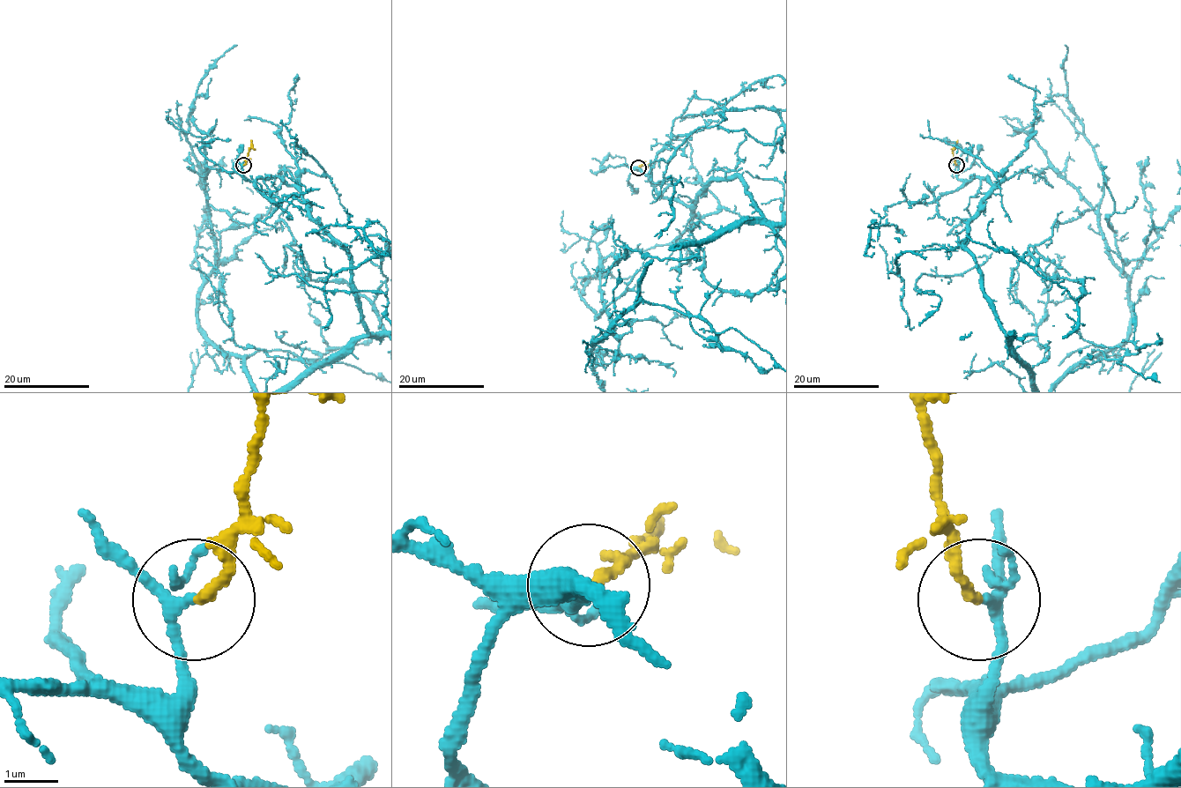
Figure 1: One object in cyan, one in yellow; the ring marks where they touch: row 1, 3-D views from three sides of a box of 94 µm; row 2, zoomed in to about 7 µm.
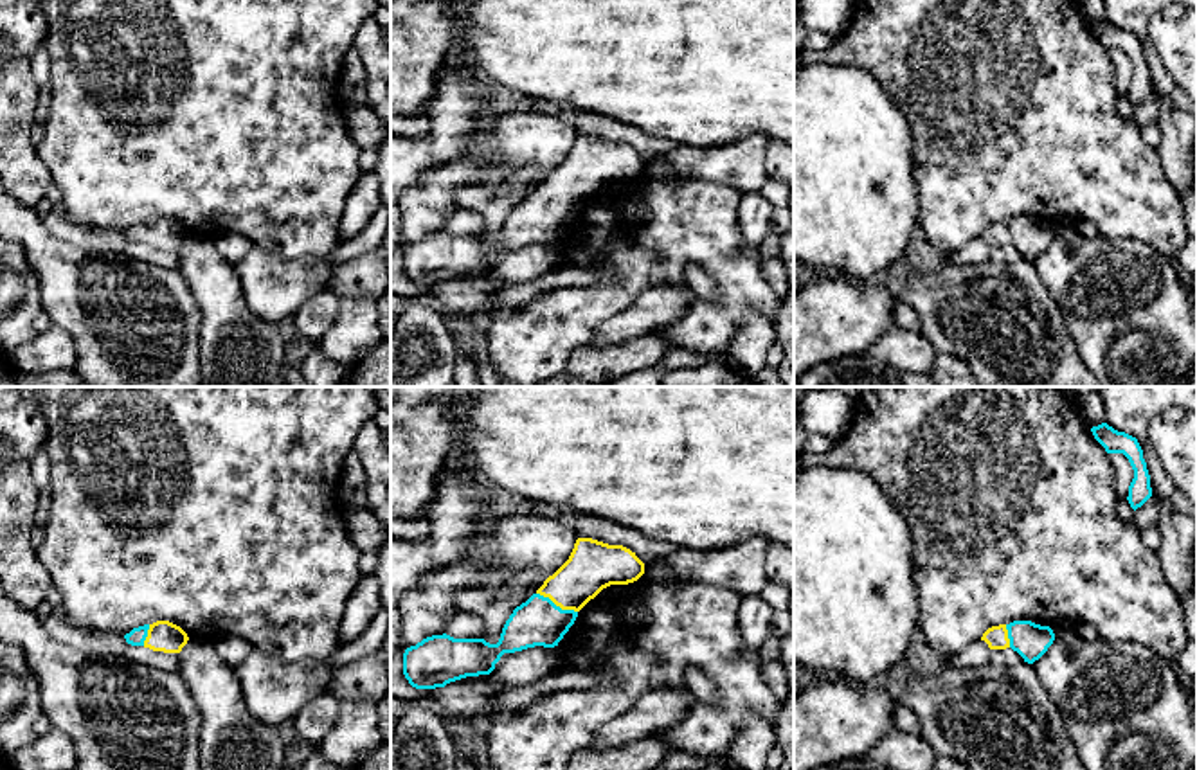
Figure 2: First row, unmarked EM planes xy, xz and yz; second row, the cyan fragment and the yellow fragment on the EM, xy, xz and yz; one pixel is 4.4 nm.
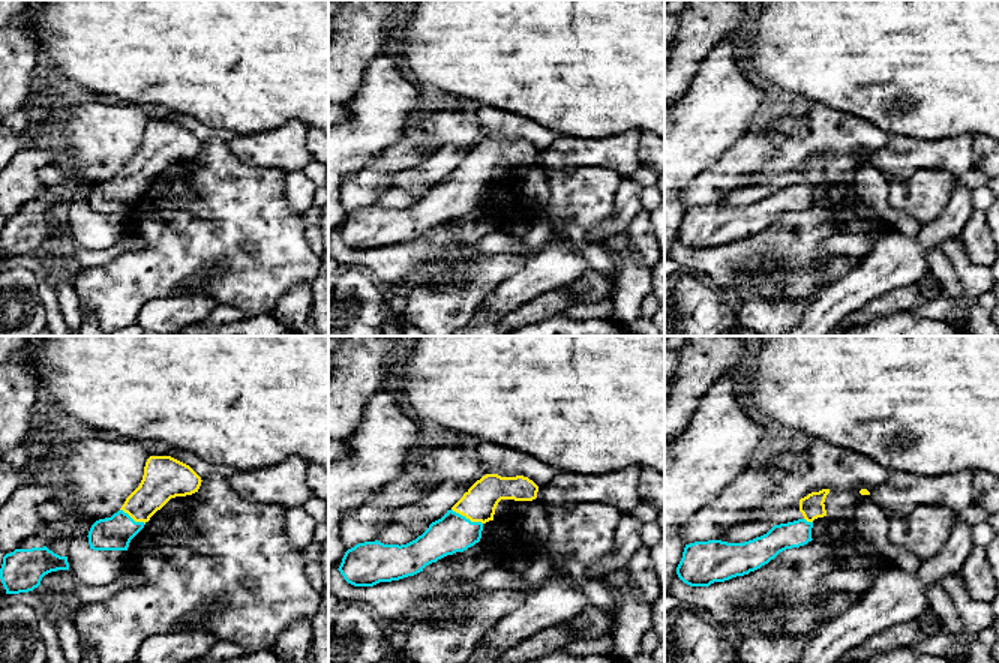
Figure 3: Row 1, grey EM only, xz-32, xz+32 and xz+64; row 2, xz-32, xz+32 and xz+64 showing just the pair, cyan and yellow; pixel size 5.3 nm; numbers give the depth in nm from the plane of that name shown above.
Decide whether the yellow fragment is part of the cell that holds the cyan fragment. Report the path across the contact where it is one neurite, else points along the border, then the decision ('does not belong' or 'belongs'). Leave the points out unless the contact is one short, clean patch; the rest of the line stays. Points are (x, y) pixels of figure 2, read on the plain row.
runs through xz (539, 218), (555, 202), (593, 162); belongs

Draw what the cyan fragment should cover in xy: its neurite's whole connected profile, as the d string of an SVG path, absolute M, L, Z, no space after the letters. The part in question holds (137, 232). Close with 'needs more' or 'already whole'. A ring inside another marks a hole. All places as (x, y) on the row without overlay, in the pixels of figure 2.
M169 218L133 225L124 236L131 243L144 243L164 250L180 250L189 237L187 230Z; needs more

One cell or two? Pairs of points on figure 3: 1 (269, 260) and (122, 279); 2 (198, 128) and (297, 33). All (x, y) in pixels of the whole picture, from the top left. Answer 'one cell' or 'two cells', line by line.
1: one cell
2: two cells

